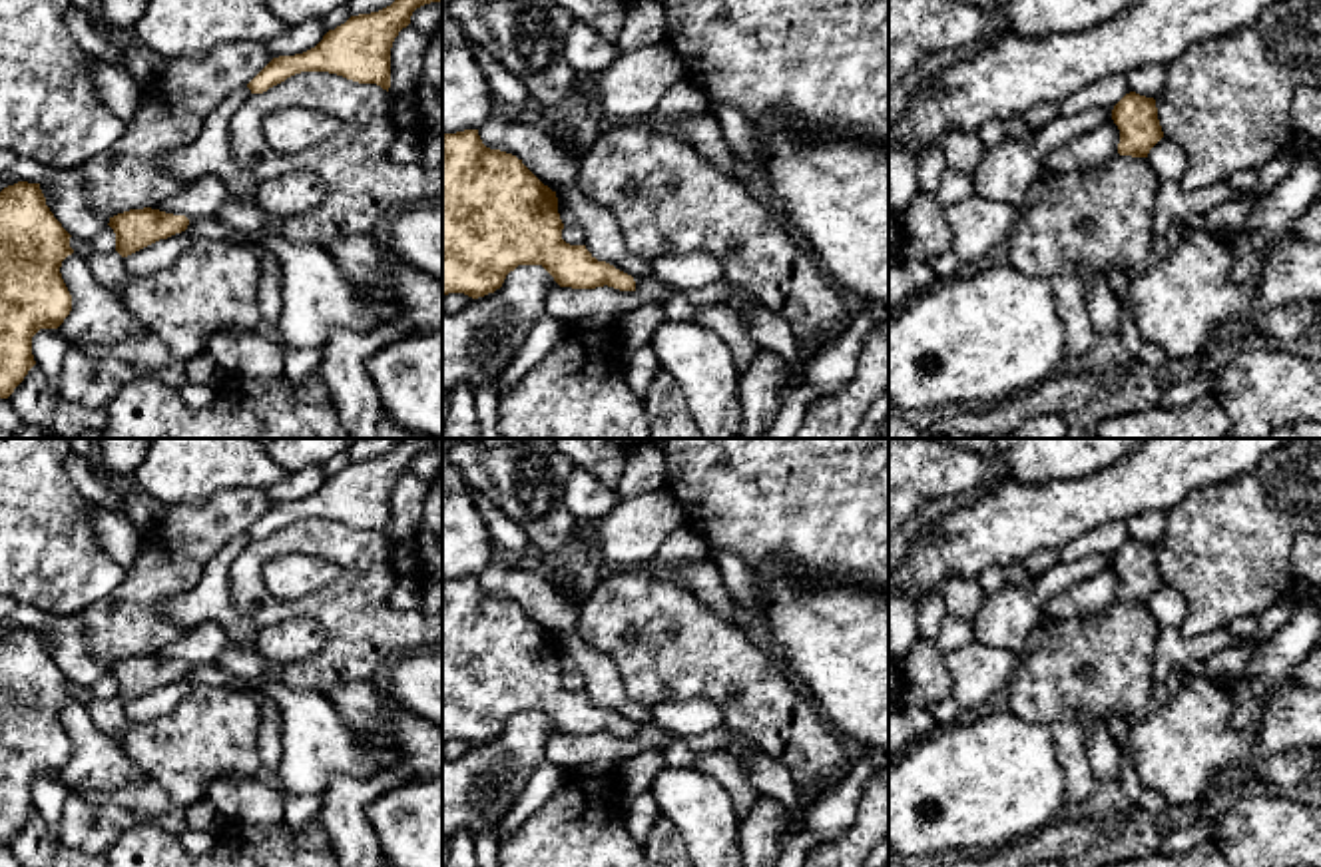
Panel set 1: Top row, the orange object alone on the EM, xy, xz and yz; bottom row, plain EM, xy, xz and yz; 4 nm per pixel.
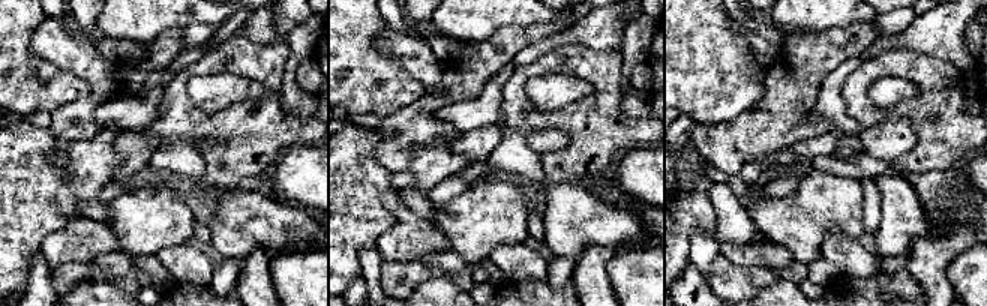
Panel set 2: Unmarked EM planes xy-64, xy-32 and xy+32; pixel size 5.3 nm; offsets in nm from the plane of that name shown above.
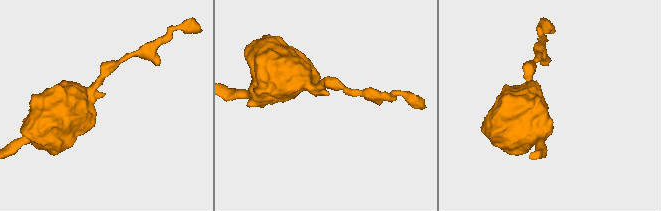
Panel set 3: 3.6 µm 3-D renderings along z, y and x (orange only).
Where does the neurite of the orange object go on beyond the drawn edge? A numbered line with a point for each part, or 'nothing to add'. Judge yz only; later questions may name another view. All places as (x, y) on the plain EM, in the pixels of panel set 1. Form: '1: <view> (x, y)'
nothing to add

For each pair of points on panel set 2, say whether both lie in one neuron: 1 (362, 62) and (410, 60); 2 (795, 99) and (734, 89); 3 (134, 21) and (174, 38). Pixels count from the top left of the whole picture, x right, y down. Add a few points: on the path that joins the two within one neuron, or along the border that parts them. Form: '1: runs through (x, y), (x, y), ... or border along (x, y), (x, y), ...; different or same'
1: border along (381, 27), (374, 39), (374, 47), (420, 83); different
2: border along (765, 81), (762, 96), (735, 116); different
3: border along (182, 27), (168, 27), (144, 44); different

